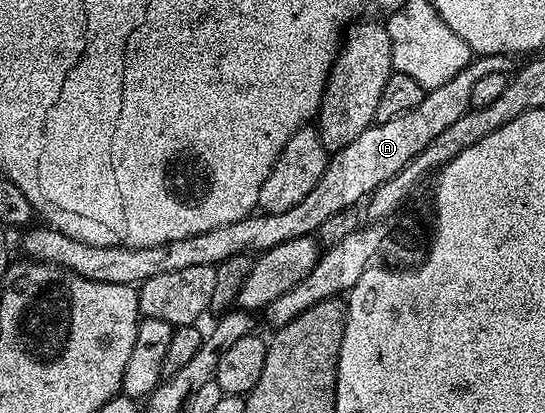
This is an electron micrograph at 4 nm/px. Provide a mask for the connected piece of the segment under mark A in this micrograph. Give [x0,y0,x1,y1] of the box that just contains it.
[21,54,516,286]

